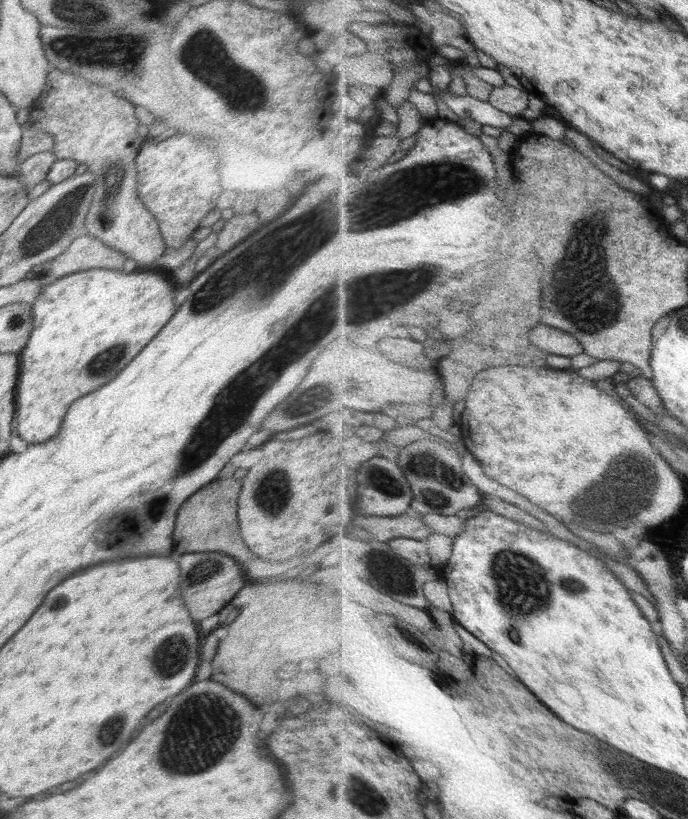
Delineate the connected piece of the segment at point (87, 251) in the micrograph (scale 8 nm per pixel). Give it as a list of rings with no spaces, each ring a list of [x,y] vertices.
[[[82,234],[55,259],[46,272],[38,275],[41,286],[66,274],[93,268],[121,270],[126,262],[125,256],[118,250],[107,246],[98,238]]]

